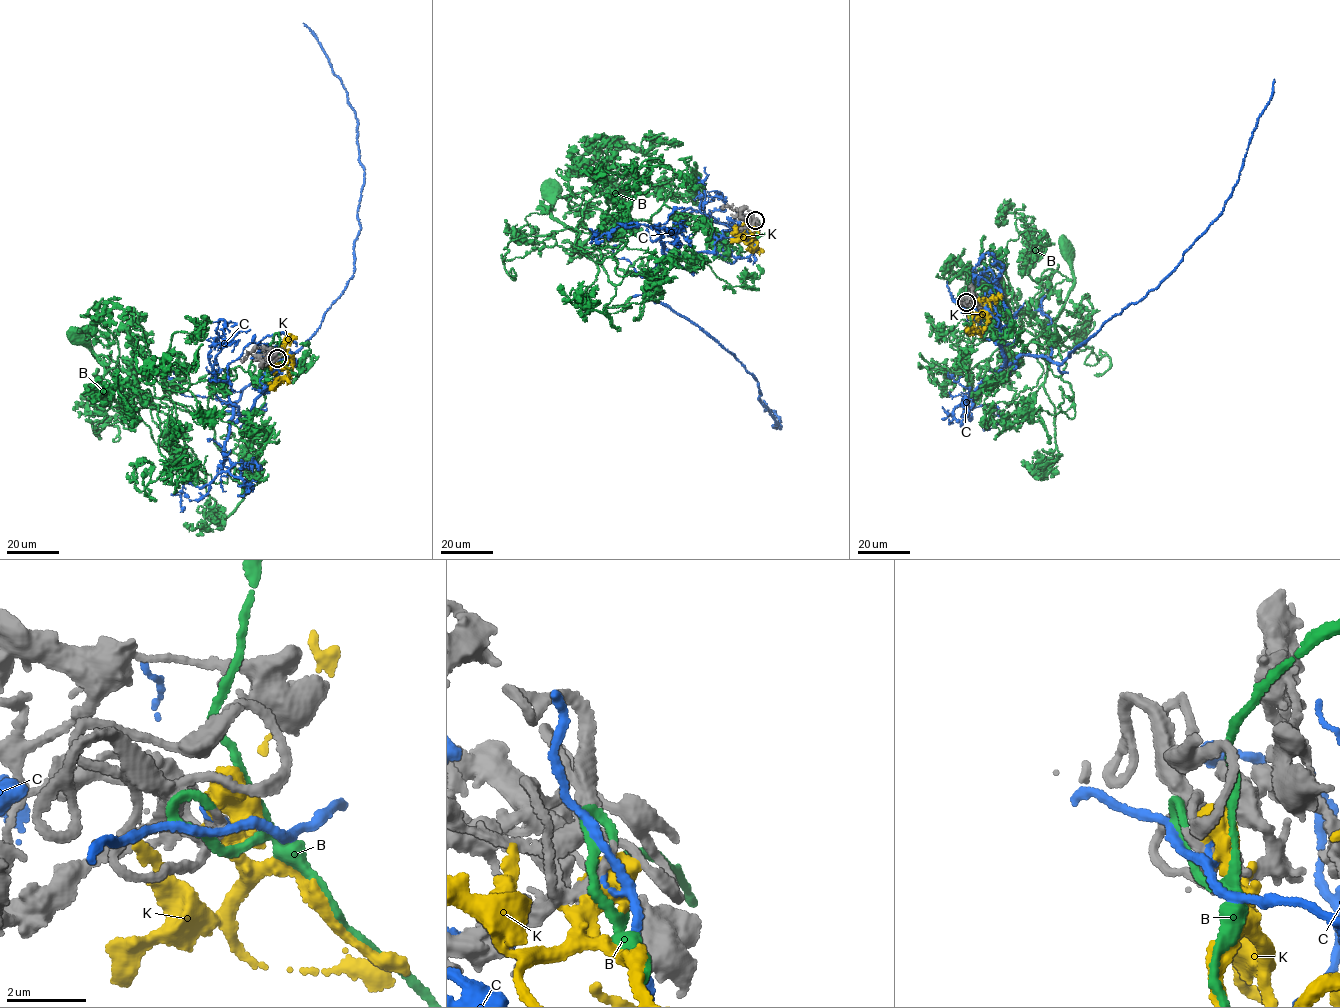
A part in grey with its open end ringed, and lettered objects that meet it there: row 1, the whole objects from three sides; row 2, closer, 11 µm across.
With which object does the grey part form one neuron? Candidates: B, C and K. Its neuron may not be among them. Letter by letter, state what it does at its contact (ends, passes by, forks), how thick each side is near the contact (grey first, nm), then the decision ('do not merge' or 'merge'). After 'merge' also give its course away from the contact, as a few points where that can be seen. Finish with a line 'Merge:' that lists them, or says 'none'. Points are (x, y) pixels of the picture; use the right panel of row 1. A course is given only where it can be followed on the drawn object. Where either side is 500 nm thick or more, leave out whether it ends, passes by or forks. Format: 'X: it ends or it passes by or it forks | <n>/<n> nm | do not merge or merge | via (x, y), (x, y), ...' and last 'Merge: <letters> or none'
B: it ends | 240/180 nm | merge | via (966, 302), (986, 284), (996, 316), (998, 308), (1005, 322), (1022, 311), (1043, 330), (1074, 281), (1064, 250)
C: it ends | 480/170 nm | do not merge
K: 200/600 nm | do not merge
Merge: B

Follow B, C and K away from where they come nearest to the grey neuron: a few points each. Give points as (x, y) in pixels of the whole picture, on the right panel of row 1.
B: (966, 302), (986, 284), (996, 316), (998, 308), (1005, 322), (1022, 311), (1043, 330), (1074, 281), (1064, 250)
C: (968, 304), (986, 308), (998, 321), (1004, 364), (1029, 354), (1061, 363), (1154, 289), (1220, 215), (1274, 79)
K: (967, 301), (972, 317), (982, 308), (987, 316), (989, 301), (997, 296), (1001, 300)

